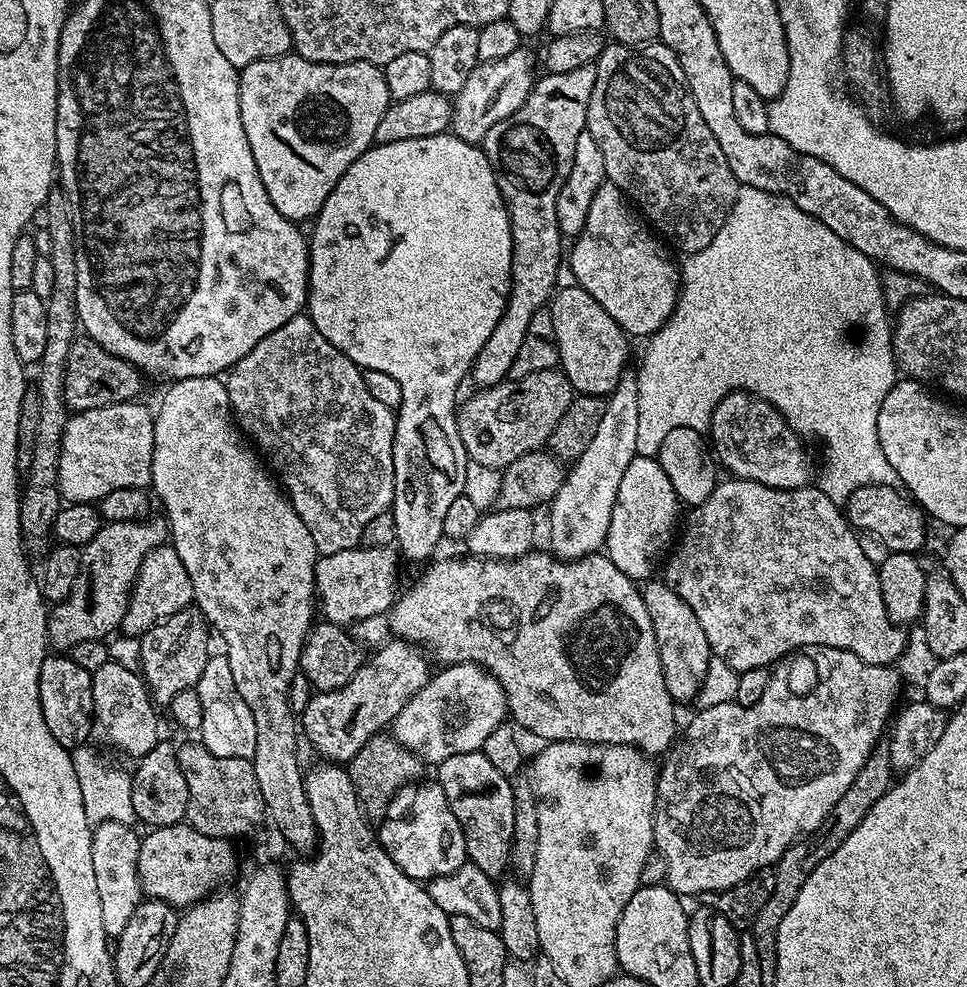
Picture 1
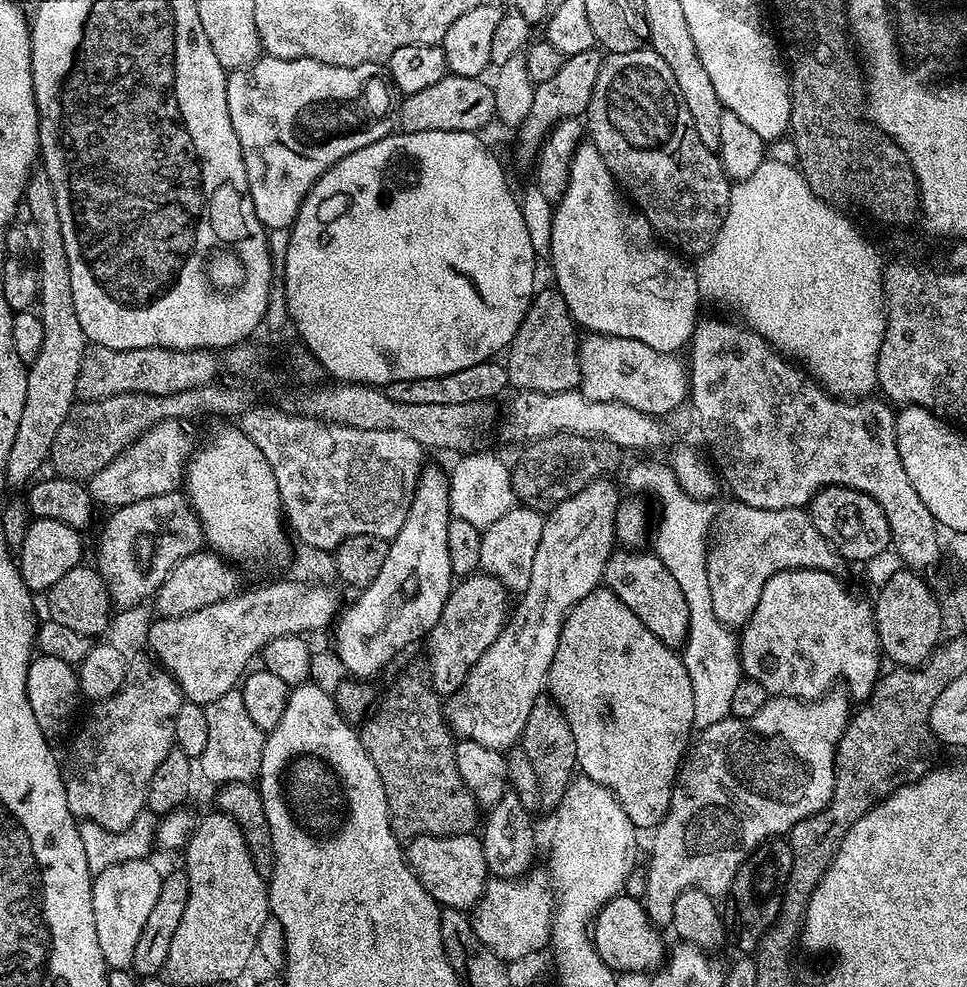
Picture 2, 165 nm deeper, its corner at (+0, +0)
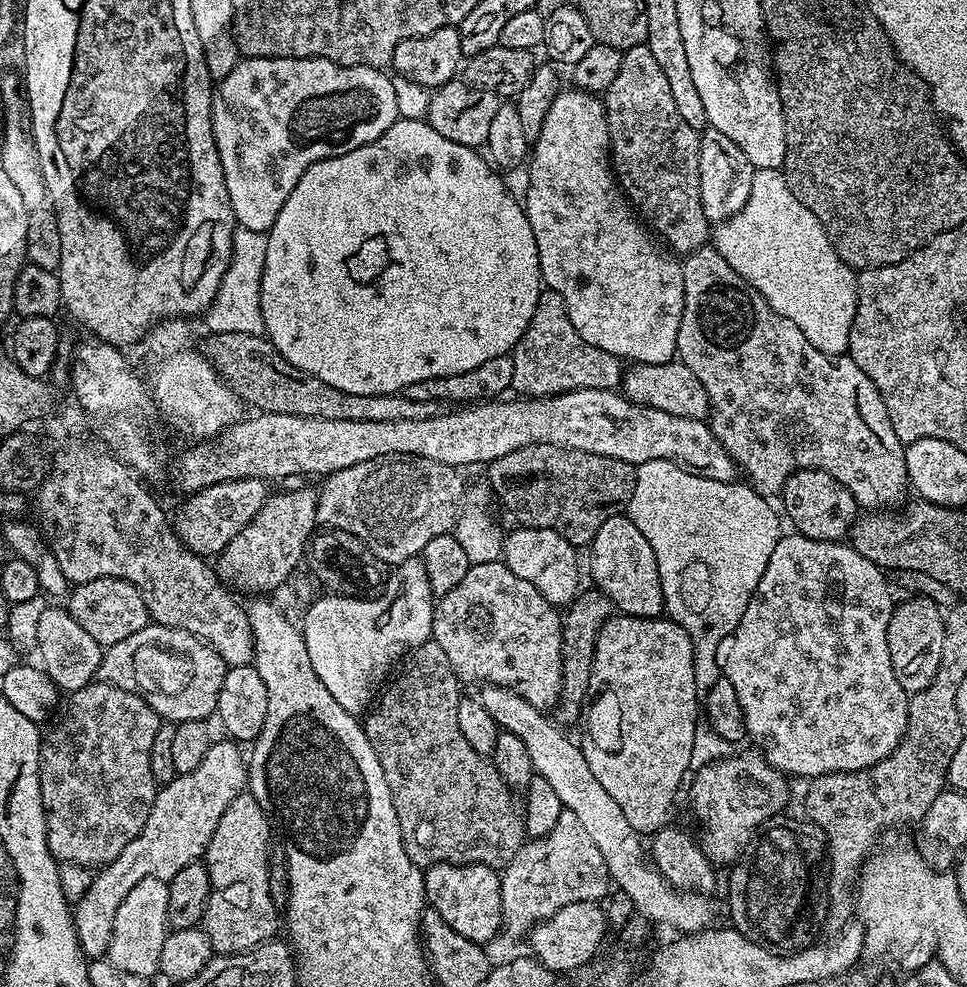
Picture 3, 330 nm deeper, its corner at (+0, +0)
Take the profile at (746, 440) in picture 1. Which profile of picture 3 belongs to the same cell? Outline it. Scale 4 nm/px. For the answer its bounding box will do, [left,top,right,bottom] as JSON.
[676,246,910,510]

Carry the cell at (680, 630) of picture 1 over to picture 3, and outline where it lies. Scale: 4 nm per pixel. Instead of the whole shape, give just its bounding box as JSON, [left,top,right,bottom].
[586,514,664,619]

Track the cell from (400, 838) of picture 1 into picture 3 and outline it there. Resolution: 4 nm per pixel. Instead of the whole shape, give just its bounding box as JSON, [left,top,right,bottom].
[423,864,502,945]

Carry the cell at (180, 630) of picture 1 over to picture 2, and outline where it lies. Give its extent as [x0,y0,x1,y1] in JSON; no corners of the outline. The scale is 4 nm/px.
[62,654,182,832]

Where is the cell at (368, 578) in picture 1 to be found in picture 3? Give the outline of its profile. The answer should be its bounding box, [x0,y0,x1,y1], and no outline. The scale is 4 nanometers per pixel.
[96,622,227,724]

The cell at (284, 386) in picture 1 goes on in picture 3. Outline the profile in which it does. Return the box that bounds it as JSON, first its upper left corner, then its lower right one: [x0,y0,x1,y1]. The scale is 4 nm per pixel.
[316,454,466,566]

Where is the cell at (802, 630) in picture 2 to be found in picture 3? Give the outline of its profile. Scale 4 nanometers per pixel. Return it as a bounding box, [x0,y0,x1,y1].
[718,534,908,778]

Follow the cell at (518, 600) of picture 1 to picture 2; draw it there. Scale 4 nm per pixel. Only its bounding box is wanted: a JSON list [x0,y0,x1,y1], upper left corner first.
[546,586,694,830]

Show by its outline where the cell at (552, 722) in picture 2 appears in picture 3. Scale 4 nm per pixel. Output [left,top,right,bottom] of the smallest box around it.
[554,586,614,726]

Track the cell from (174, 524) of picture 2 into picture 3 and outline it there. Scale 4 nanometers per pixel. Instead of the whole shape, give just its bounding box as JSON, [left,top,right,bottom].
[174,478,270,558]

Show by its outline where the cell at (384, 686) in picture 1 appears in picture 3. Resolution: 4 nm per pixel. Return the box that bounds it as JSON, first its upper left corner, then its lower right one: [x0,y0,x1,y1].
[432,560,562,710]

